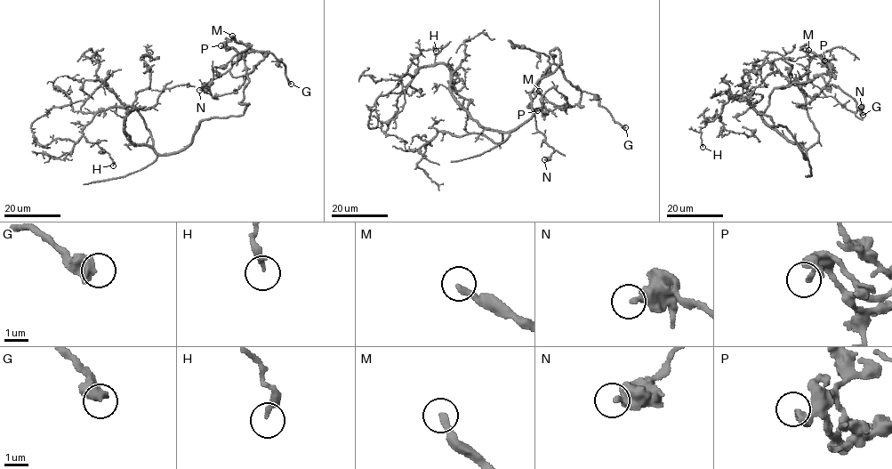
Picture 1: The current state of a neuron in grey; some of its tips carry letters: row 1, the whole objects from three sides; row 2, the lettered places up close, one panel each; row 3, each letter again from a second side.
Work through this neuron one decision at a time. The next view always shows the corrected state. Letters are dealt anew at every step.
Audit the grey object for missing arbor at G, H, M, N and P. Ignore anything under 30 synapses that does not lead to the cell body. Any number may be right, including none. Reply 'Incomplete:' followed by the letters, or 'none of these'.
Incomplete: G, M

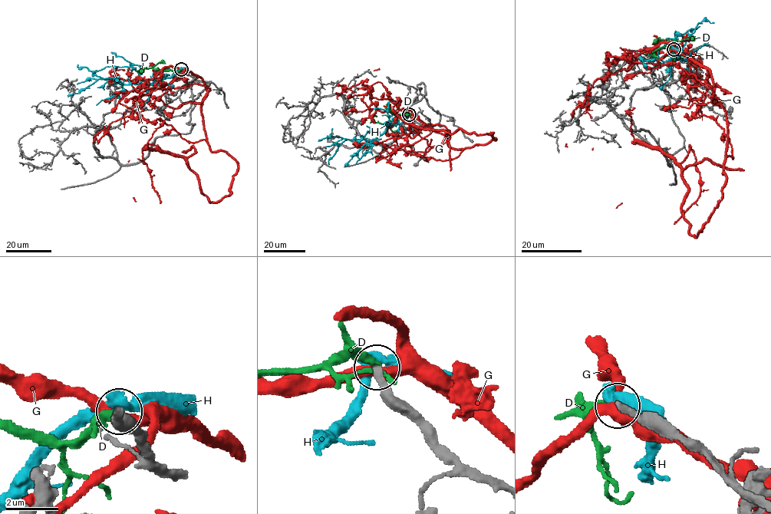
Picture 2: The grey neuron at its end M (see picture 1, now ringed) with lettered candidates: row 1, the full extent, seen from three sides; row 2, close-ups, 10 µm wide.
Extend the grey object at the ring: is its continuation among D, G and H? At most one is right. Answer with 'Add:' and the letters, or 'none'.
Add: D

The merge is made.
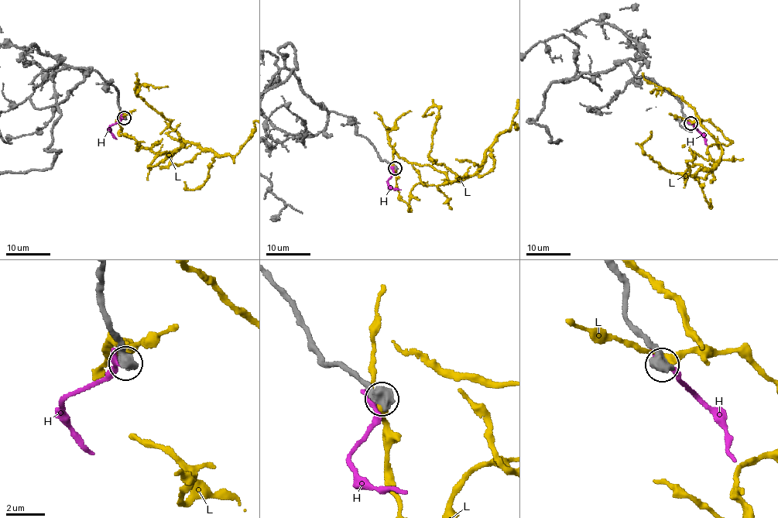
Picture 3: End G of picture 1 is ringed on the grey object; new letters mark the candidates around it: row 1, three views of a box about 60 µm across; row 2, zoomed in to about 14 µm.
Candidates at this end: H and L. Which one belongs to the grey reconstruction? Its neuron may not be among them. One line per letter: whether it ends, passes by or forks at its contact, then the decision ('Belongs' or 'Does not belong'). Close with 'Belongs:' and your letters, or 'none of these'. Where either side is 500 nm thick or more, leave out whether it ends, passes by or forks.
H: Does not belong
L: Does not belong
Belongs: none of these

